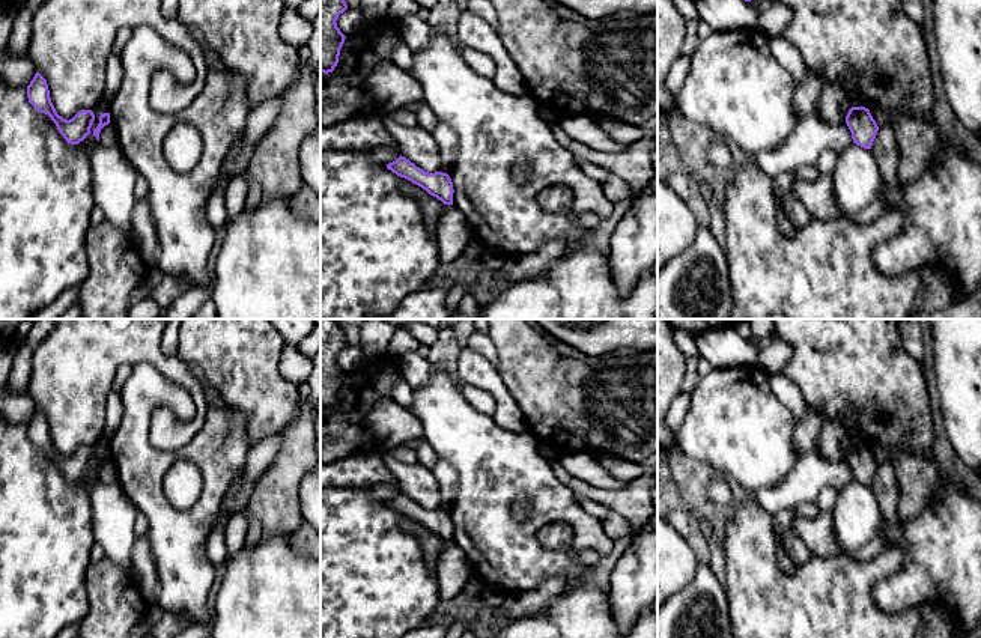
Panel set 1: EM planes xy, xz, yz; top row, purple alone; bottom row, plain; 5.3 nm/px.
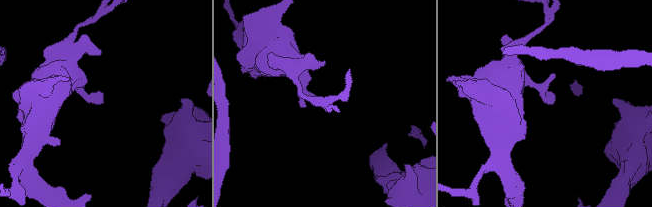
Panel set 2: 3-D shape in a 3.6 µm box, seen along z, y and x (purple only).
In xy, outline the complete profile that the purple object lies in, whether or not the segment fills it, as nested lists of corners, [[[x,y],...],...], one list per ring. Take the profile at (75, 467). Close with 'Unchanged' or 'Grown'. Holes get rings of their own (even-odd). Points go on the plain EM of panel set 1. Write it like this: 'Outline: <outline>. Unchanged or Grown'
Outline: [[[39,409],[35,411],[33,417],[27,423],[27,435],[38,448],[51,454],[68,480],[78,482],[90,471],[95,457],[93,448],[81,447],[69,457],[59,453],[51,439],[47,417]]]. Unchanged

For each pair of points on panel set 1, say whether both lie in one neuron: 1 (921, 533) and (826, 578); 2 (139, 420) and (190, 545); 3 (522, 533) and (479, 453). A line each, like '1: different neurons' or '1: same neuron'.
1: different neurons
2: same neuron
3: same neuron

